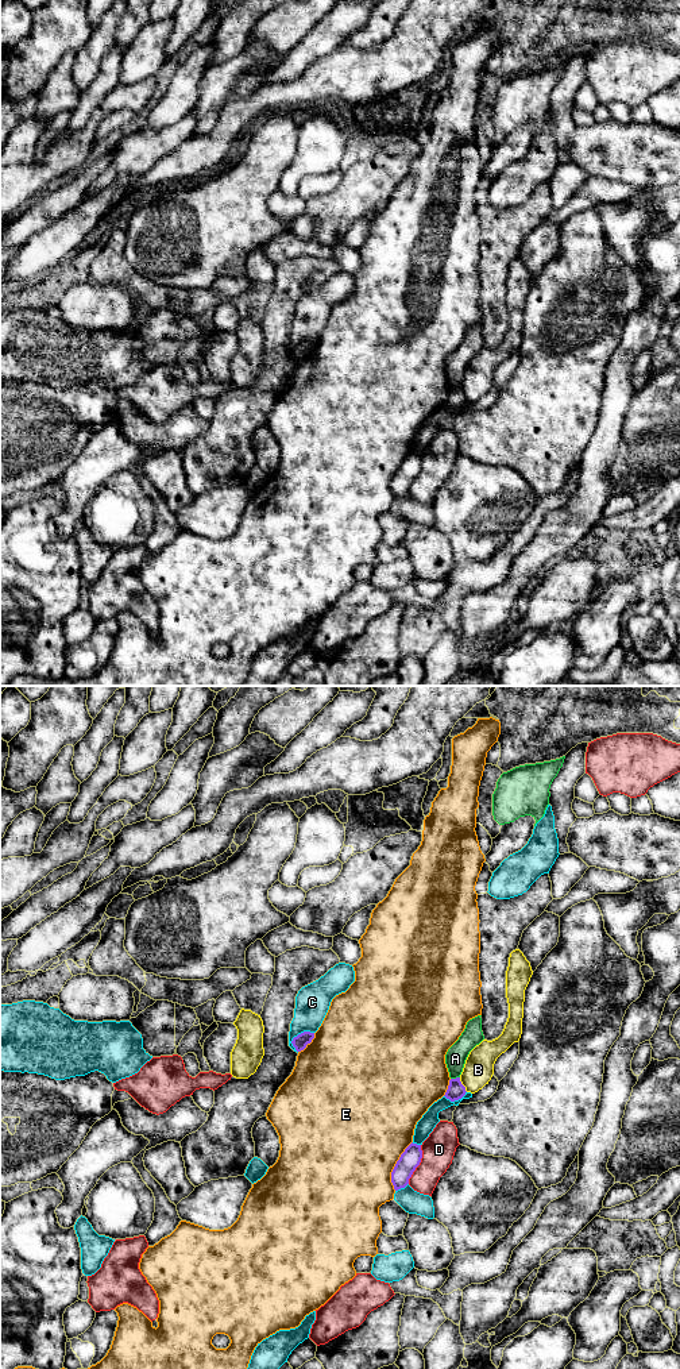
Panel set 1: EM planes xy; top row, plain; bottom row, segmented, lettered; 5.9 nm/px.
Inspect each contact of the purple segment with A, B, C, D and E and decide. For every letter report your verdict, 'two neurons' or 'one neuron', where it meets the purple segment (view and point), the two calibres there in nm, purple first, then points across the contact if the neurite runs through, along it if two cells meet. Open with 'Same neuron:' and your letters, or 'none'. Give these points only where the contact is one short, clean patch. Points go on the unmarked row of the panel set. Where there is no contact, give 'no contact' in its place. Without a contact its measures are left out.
Same neuron: none
A: two neurons; contact xy (456, 386); calibres 100 and 130 nm; border xy (459, 385), (451, 388)
B: two neurons; contact xy (462, 393); calibres 100 and 180 nm; border xy (459, 386), (467, 400)
C: two neurons; contact xy (297, 344); calibres 90 and 200 nm
D: two neurons; contact xy (418, 473); calibres 120 and 190 nm
E: two neurons; contact xy (395, 474); calibres 120 and 480 nm

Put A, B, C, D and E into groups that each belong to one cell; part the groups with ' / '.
A / B / C / D / E

